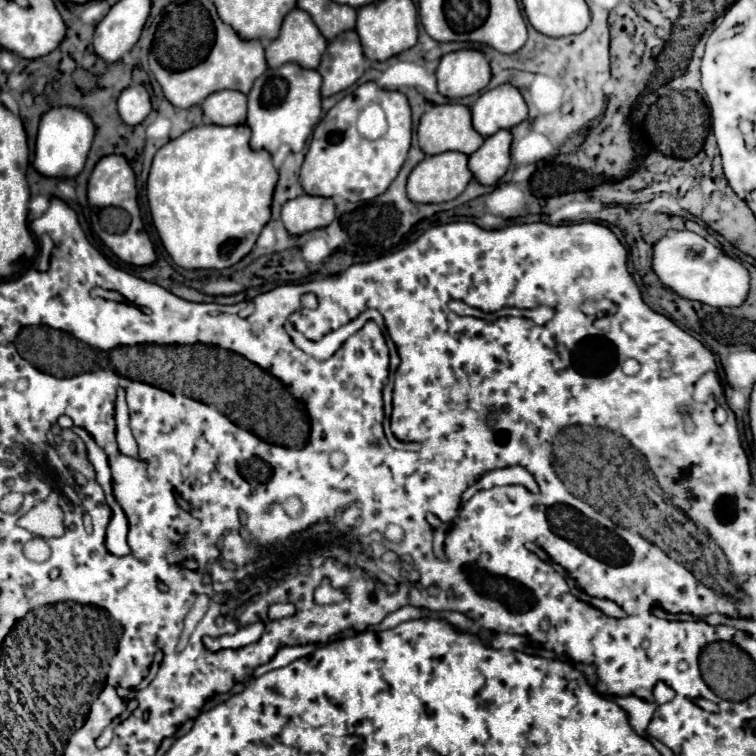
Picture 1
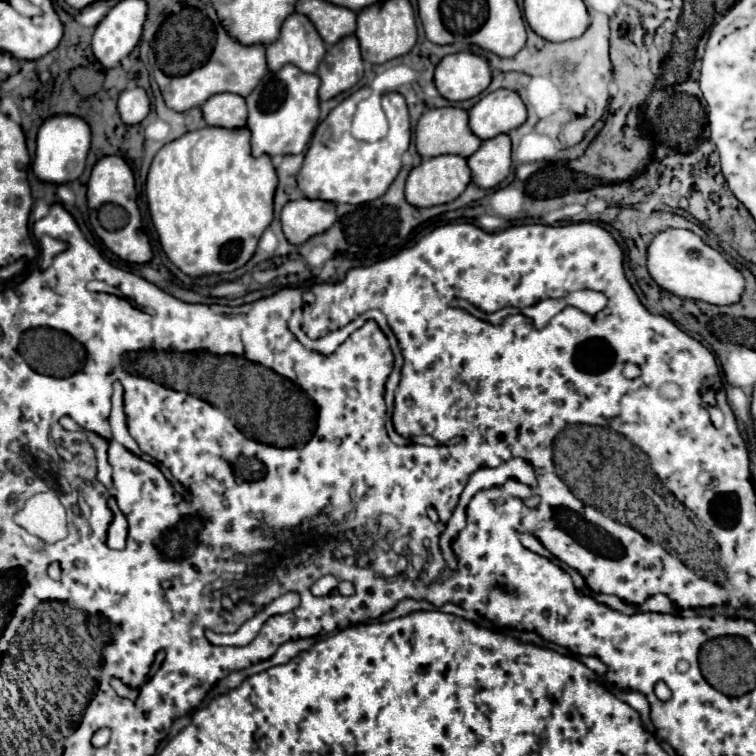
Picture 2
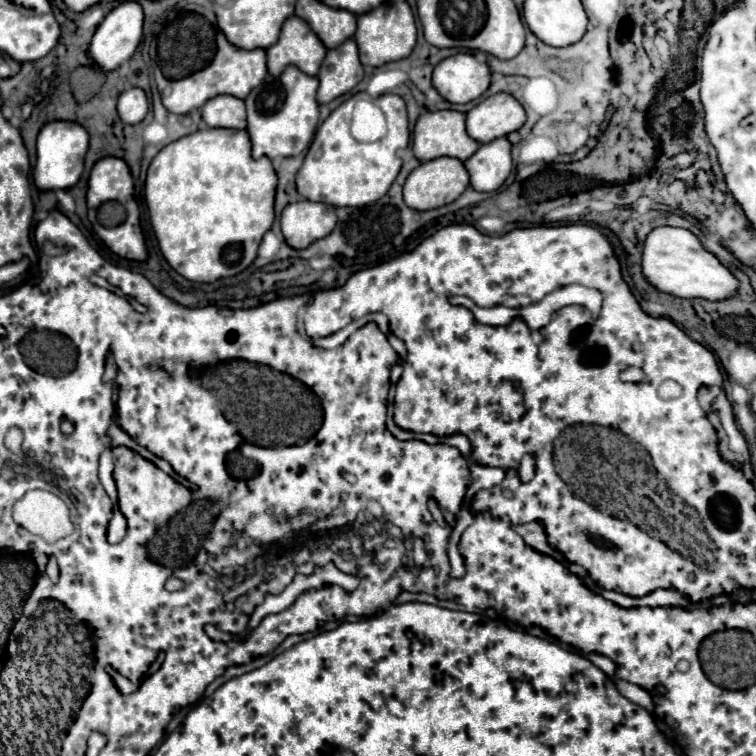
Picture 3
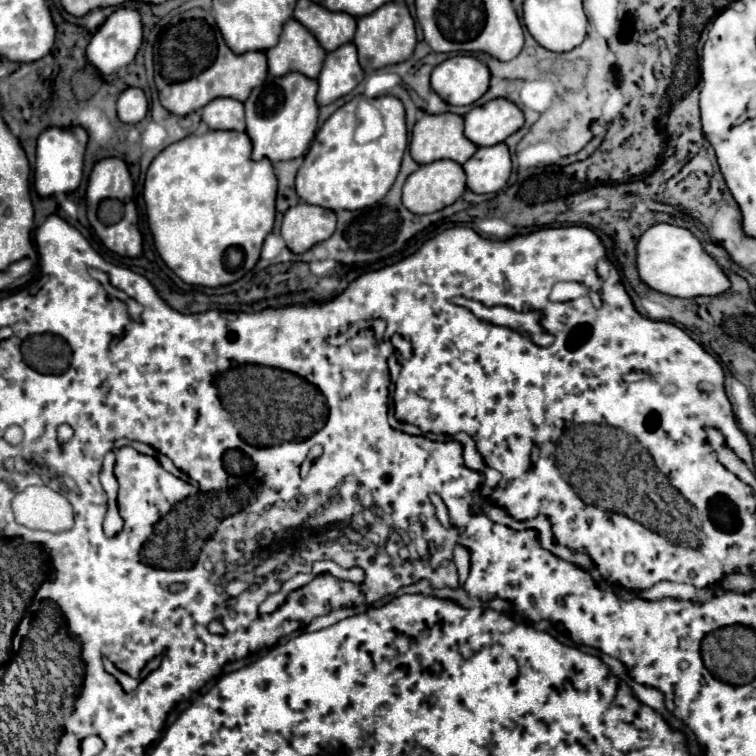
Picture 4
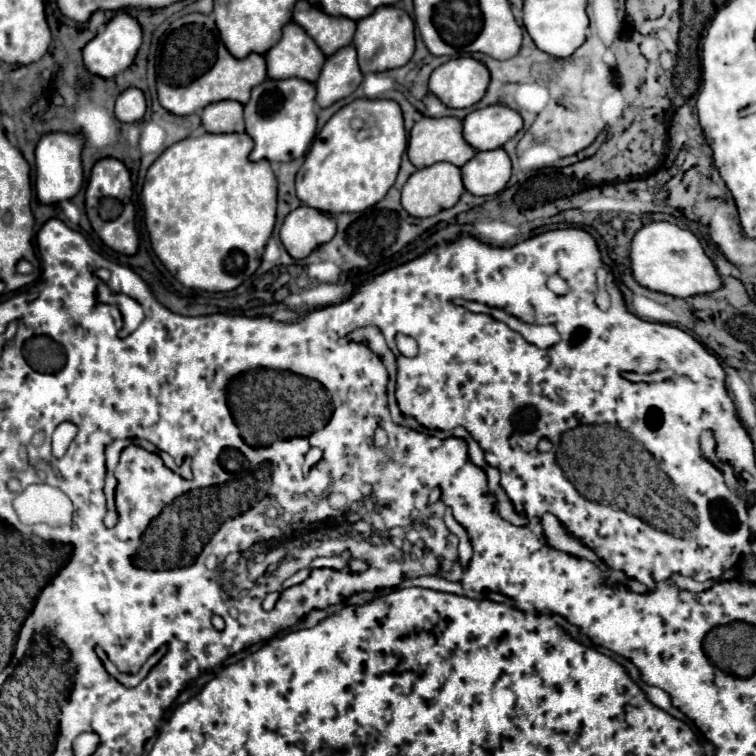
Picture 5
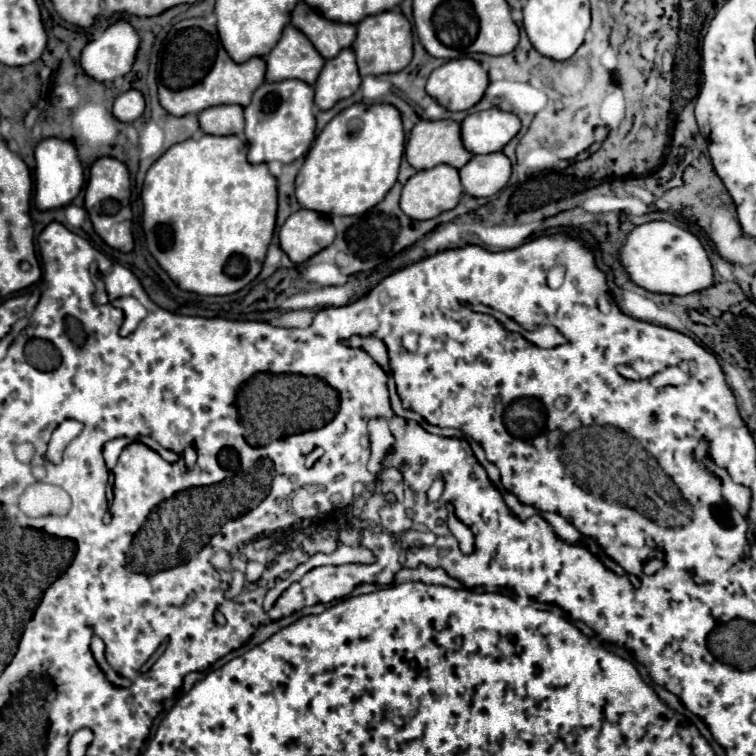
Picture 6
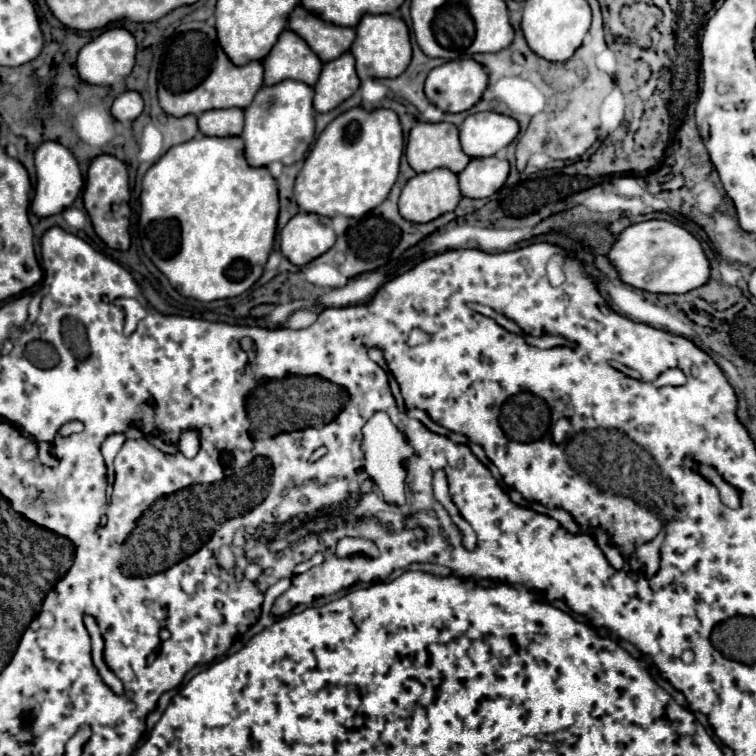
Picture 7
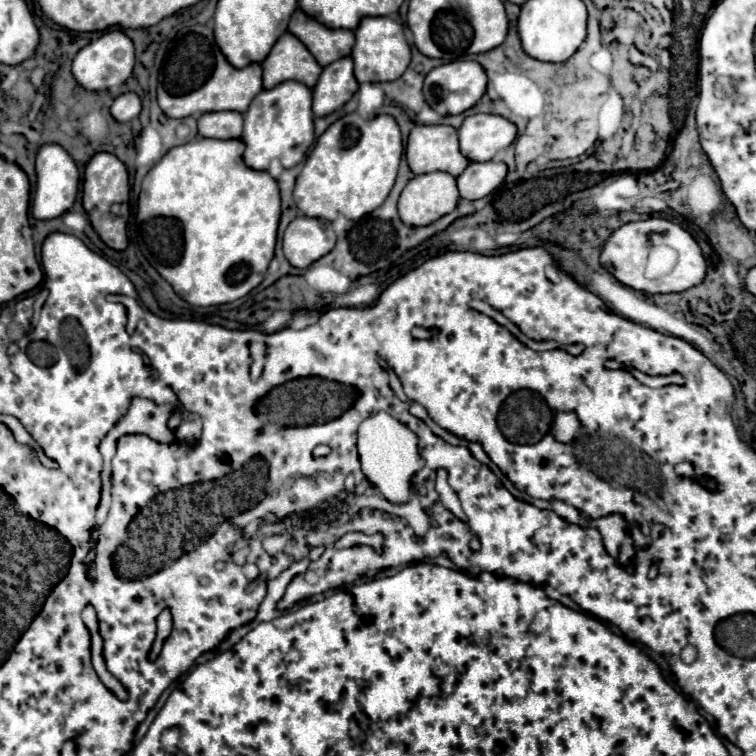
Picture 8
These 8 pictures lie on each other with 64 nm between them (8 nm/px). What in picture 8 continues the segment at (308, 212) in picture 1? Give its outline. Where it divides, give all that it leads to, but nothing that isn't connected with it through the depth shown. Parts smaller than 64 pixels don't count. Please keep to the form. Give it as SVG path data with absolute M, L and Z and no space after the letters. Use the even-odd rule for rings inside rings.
M298 216L292 220L284 232L282 248L286 260L296 268L306 268L324 254L328 254L336 244L336 234L330 228L322 228L316 218Z

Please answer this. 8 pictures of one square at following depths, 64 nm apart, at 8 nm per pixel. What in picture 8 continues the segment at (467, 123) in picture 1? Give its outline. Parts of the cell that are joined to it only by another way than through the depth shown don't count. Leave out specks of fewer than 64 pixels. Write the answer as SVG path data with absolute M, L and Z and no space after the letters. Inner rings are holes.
M414 126L406 144L406 160L414 174L434 170L460 176L470 160L458 148L458 134L452 126Z

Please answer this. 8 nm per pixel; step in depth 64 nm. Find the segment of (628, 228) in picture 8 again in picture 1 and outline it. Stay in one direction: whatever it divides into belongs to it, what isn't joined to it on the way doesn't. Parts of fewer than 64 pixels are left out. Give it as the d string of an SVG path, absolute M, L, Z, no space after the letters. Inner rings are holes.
M668 232L654 246L654 272L660 282L688 300L698 300L708 306L724 308L724 306L740 306L748 298L750 292L750 274L746 266L728 254L722 248L710 244L706 238L694 232Z

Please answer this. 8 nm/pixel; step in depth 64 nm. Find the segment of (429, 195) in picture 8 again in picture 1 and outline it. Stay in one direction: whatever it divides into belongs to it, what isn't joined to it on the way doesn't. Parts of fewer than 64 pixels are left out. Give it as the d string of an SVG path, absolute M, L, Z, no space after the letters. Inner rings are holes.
M442 152L436 156L426 156L408 176L408 198L412 202L432 204L432 202L448 202L464 192L468 182L472 180L472 172L468 168L468 156L462 152Z

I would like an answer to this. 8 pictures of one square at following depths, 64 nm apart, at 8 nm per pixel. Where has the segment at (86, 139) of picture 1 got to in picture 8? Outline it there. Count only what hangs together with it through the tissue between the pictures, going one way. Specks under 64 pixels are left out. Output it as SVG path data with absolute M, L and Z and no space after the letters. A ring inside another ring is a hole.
M44 144L36 154L36 174L38 182L32 200L32 216L38 220L50 220L68 212L78 196L78 184L80 184L80 174L72 156L58 144Z

